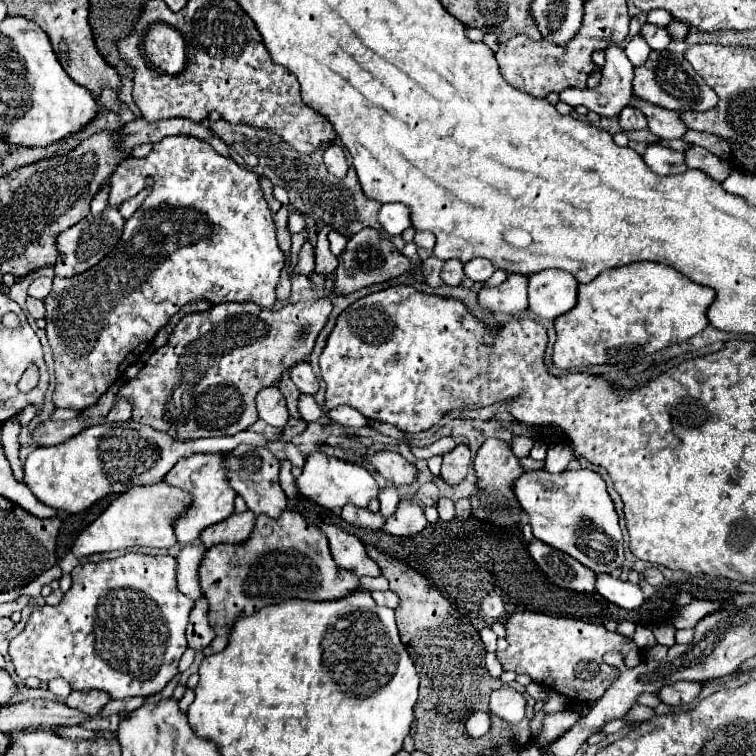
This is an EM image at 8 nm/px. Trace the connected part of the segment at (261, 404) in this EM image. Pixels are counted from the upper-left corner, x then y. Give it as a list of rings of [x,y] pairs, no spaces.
[[[277,387],[261,389],[261,393],[257,393],[255,401],[257,401],[259,417],[263,421],[267,421],[269,425],[275,425],[275,427],[285,427],[289,411],[285,405],[285,397],[281,395],[281,391]]]

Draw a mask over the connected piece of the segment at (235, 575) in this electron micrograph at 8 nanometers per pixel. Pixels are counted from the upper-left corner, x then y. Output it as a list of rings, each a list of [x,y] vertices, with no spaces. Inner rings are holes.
[[[285,509],[277,519],[267,517],[263,513],[257,515],[255,525],[253,525],[253,533],[243,543],[209,547],[203,557],[203,563],[199,567],[199,581],[201,581],[201,591],[209,601],[209,625],[215,631],[215,639],[211,641],[209,647],[203,649],[205,655],[213,655],[217,651],[223,651],[227,645],[231,625],[239,617],[251,615],[265,605],[285,601],[289,597],[309,599],[309,601],[339,599],[339,597],[345,597],[345,593],[349,595],[351,591],[359,589],[359,577],[353,575],[351,571],[339,569],[335,565],[325,533],[319,527],[309,525],[297,511],[289,511],[289,509]]]

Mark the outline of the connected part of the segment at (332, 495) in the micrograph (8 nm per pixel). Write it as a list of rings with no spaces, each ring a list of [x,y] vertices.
[[[313,451],[307,457],[307,461],[303,465],[303,473],[297,479],[297,487],[299,487],[301,495],[305,495],[307,499],[311,499],[327,509],[341,509],[349,503],[357,505],[357,507],[367,507],[371,503],[371,499],[379,497],[379,493],[381,493],[375,477],[365,467],[335,459],[331,455],[319,453],[319,451]]]

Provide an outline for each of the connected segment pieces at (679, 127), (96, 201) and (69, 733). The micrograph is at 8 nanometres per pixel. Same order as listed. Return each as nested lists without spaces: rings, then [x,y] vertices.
[[[631,95],[629,105],[639,109],[647,117],[649,129],[659,139],[679,139],[687,131],[687,127],[679,119],[679,115],[669,109],[655,109],[655,105],[647,105],[647,101],[641,101],[641,97],[633,97],[633,95]]]
[[[105,183],[103,189],[101,189],[101,193],[97,197],[93,197],[93,201],[91,201],[91,213],[105,211],[105,207],[107,207],[107,195],[109,195],[109,183]]]
[[[61,727],[61,729],[57,729],[57,733],[61,733],[63,737],[71,737],[71,739],[89,739],[91,737],[91,731],[87,731],[87,729],[83,729],[83,727]]]

